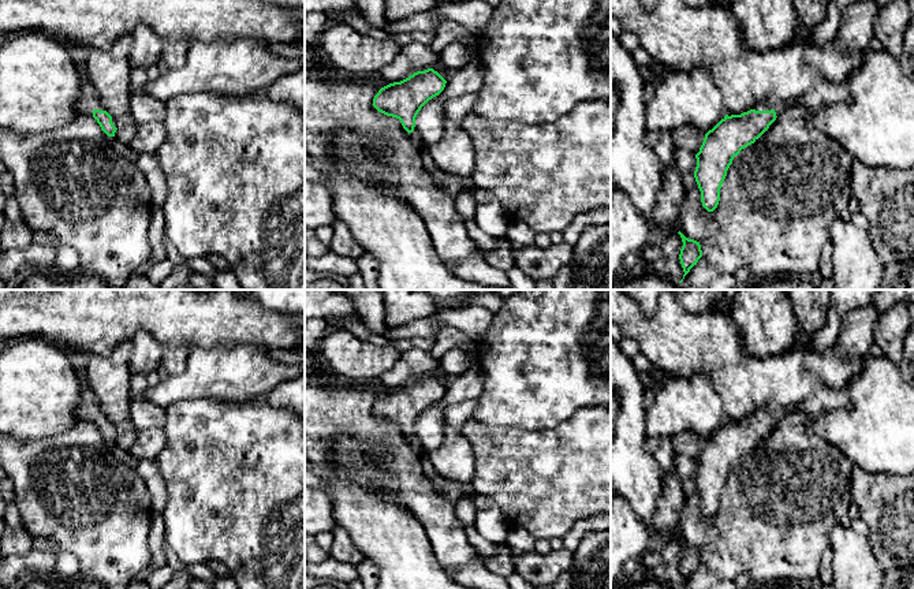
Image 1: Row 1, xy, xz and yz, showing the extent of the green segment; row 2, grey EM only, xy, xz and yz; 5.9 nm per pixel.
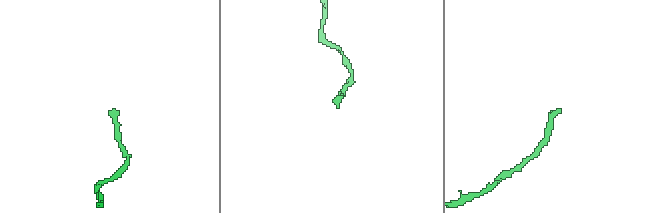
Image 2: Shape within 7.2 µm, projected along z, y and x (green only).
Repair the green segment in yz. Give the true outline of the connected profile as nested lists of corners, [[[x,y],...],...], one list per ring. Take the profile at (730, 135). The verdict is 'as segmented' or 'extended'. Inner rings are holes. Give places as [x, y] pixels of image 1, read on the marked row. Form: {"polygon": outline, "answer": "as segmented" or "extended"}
{"polygon": [[[760,102],[740,115],[725,115],[705,134],[695,154],[694,178],[701,191],[702,206],[708,212],[713,212],[719,205],[720,189],[734,157],[754,143],[787,108],[783,102],[773,107]]], "answer": "extended"}

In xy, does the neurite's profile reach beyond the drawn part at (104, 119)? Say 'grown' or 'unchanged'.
grown

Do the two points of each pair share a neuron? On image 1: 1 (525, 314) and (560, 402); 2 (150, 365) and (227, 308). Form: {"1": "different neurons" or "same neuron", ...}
{"1": "same neuron", "2": "different neurons"}

